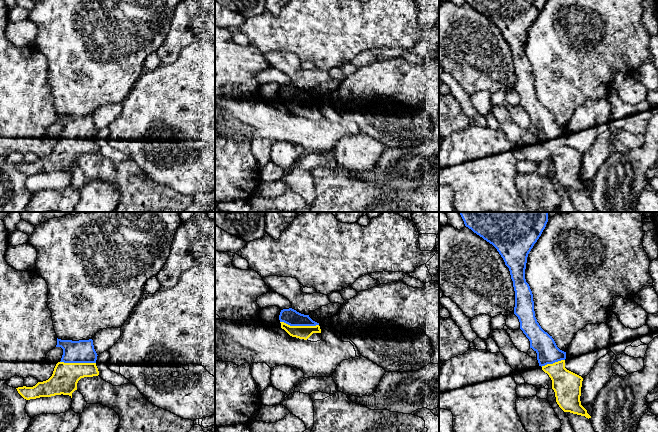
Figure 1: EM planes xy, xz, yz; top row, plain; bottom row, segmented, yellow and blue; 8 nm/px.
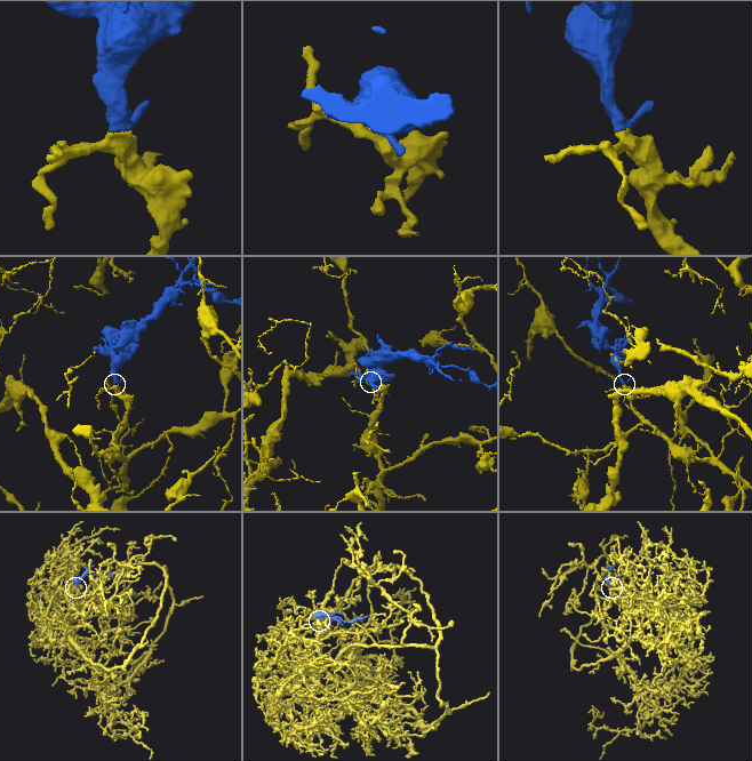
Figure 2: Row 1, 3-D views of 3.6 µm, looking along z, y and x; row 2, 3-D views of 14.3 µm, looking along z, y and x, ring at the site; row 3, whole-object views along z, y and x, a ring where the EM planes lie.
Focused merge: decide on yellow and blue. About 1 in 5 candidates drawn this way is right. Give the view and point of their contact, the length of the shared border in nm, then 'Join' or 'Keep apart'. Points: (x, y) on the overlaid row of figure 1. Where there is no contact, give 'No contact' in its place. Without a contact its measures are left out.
Touches yellow at xz (299, 326). Shared border 320 nm. Join

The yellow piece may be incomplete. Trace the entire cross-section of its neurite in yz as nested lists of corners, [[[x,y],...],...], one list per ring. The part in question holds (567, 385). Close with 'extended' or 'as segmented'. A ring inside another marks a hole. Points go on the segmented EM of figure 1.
[[[459,212],[466,227],[492,244],[505,265],[509,268],[515,291],[514,314],[520,322],[520,329],[530,341],[530,348],[537,353],[542,370],[552,380],[556,402],[564,412],[591,418],[581,405],[581,387],[583,378],[565,368],[566,352],[560,350],[552,336],[545,332],[535,317],[533,294],[525,279],[527,257],[541,236],[548,222],[548,212]]] | extended

